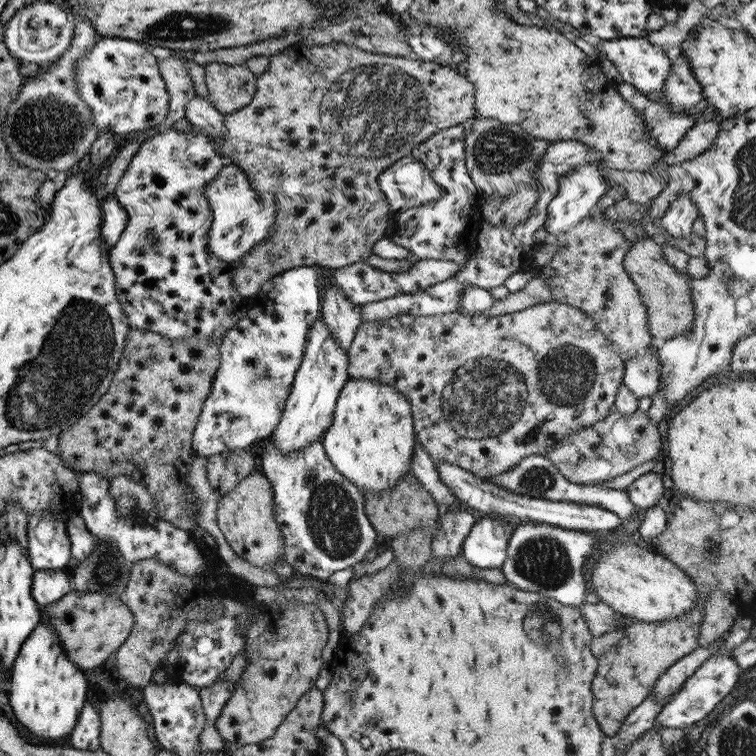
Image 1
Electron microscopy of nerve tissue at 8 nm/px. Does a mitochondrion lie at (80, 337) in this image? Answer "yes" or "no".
yes

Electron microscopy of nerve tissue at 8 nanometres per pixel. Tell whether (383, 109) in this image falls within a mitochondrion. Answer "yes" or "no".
yes

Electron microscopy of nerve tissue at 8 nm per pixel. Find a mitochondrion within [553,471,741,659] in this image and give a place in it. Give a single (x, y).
(709, 555)

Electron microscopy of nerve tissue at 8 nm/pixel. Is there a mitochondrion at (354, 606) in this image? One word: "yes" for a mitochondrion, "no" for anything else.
no

